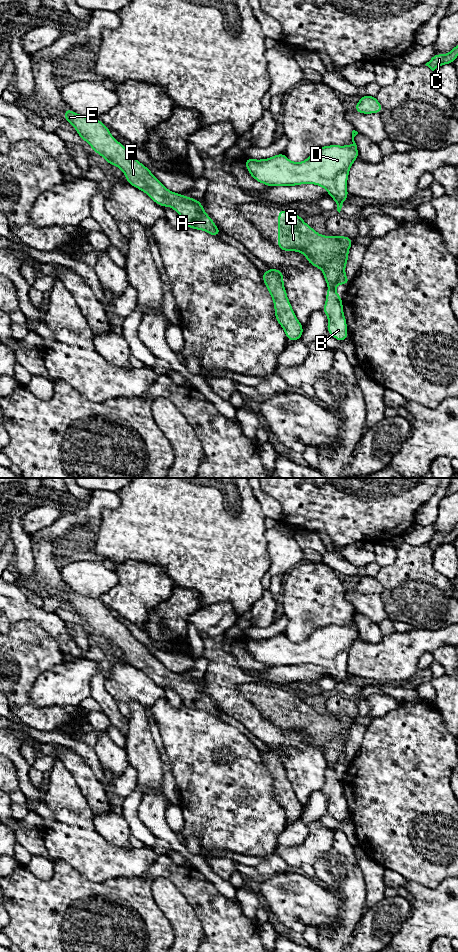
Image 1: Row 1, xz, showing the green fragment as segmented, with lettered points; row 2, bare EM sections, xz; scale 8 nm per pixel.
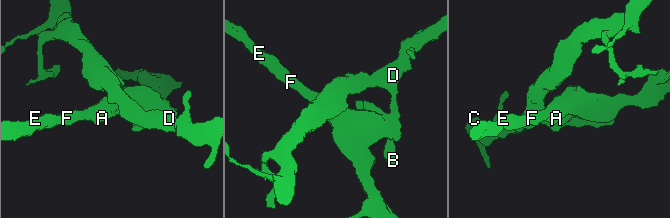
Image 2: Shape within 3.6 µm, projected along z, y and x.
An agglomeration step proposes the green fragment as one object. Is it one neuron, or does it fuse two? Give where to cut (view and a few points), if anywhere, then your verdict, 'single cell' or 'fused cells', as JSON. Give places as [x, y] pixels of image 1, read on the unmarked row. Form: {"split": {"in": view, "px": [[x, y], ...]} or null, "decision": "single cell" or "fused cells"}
{"split": {"in": "xz", "px": [[339, 739], [343, 743], [343, 751], [334, 766]]}, "decision": "fused cells"}

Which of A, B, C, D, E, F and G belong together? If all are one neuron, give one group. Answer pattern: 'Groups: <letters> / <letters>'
Groups: A E F G / B C D

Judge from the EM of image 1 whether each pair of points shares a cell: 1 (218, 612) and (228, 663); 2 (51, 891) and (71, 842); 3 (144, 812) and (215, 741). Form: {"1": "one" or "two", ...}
{"1": "two", "2": "two", "3": "two"}

